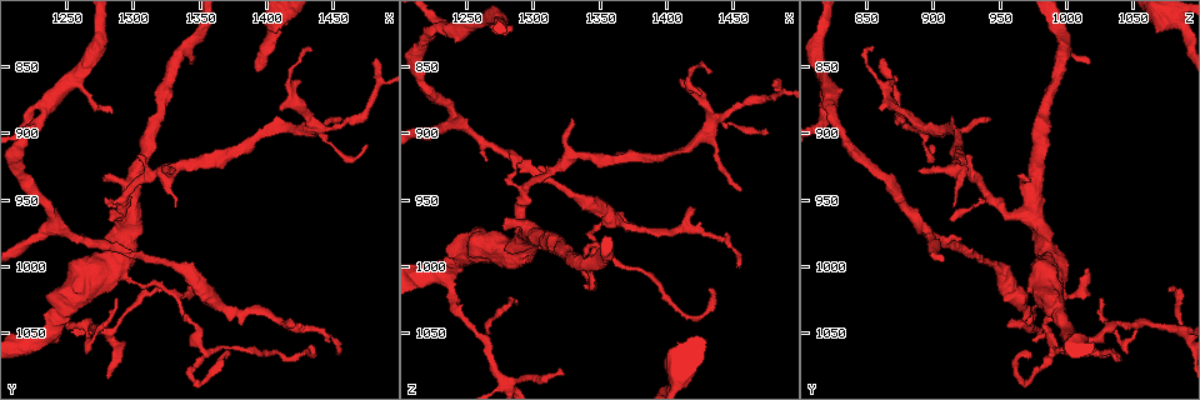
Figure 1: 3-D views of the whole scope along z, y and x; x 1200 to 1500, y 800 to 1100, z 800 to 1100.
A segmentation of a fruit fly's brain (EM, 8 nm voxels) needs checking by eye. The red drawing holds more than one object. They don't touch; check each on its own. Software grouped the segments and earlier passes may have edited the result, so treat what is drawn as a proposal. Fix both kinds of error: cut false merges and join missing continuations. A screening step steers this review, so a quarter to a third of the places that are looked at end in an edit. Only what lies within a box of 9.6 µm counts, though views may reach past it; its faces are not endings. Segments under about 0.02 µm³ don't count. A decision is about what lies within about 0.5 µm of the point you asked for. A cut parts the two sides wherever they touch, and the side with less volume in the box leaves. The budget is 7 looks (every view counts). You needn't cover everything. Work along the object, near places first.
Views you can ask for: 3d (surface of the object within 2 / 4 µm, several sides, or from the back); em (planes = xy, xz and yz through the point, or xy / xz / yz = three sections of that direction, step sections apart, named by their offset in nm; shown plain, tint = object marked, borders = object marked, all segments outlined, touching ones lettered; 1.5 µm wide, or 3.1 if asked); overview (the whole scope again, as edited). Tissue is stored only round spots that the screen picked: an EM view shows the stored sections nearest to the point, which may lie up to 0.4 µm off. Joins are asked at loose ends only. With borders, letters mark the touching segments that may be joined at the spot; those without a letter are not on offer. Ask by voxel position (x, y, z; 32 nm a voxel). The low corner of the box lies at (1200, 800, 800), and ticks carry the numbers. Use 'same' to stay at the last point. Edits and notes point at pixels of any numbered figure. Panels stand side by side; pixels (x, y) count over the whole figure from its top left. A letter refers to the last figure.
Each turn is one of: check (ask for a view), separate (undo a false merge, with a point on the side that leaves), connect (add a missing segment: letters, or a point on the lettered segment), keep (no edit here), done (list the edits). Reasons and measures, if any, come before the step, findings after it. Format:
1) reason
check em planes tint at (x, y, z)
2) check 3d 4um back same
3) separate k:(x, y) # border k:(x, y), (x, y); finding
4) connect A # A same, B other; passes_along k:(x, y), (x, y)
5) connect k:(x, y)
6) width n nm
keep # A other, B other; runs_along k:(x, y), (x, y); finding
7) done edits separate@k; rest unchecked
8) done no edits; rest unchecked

thin end
check 3d 4um at (1454, 1064, 1002)

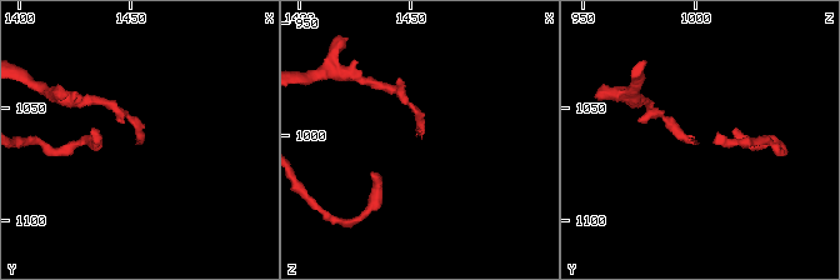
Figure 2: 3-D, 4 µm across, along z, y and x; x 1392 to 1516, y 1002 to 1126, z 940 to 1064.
now the EM
check em planes borders at (1454, 1067, 1000)

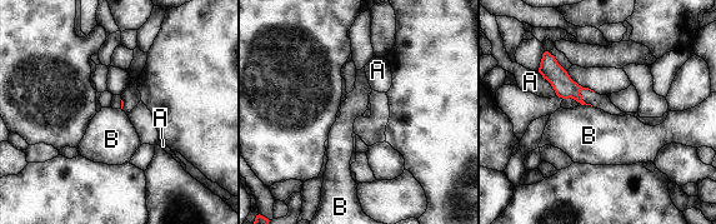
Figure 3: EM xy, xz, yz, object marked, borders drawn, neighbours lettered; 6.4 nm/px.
keep # A other, B other; border 3:(581, 104), (591, 106); no lettered segment goes on from it

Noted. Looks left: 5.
check 3d 2um at (1330, 926, 890)

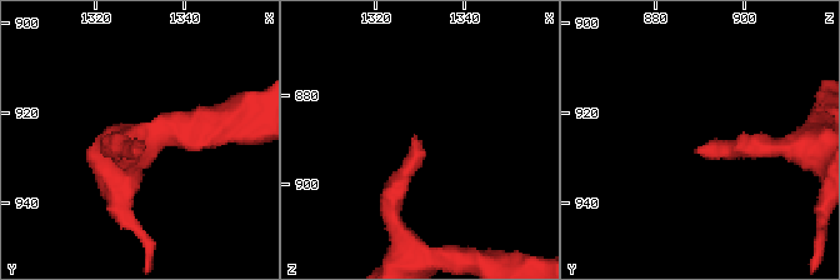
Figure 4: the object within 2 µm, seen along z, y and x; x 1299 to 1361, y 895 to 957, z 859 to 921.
now the EM
check em yz step 4 borders at (1329, 928, 890)

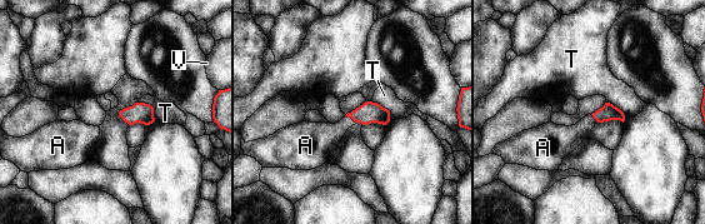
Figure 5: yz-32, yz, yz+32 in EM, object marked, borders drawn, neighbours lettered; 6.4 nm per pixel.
check em planes borders same

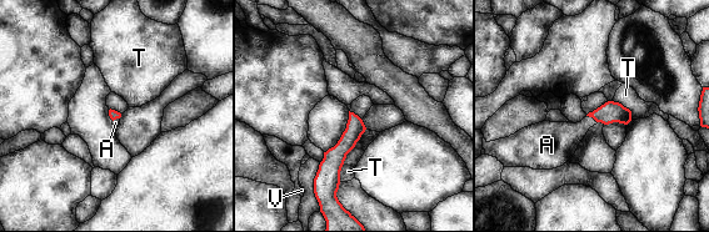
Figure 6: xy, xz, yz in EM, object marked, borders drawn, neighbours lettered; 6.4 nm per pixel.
connect A # A same, T other, V other; passes_along 6:(609, 112), (592, 116), (560, 139); it goes on there

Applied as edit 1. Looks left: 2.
done edits connect@6; rest unchecked

